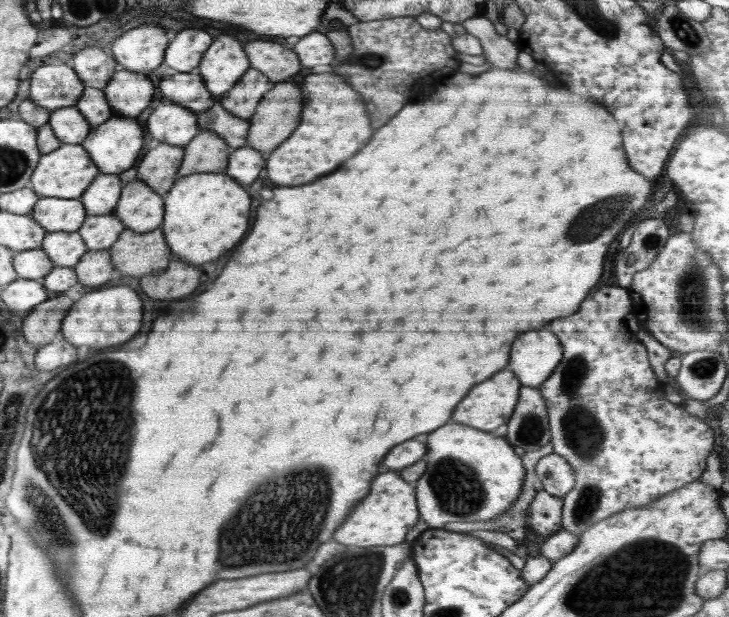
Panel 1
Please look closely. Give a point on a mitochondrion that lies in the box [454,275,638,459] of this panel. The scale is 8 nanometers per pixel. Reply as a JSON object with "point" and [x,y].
{"point":[529,430]}

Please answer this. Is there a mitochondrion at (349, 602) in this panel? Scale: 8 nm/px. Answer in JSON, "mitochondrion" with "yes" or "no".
{"mitochondrion":"yes"}

